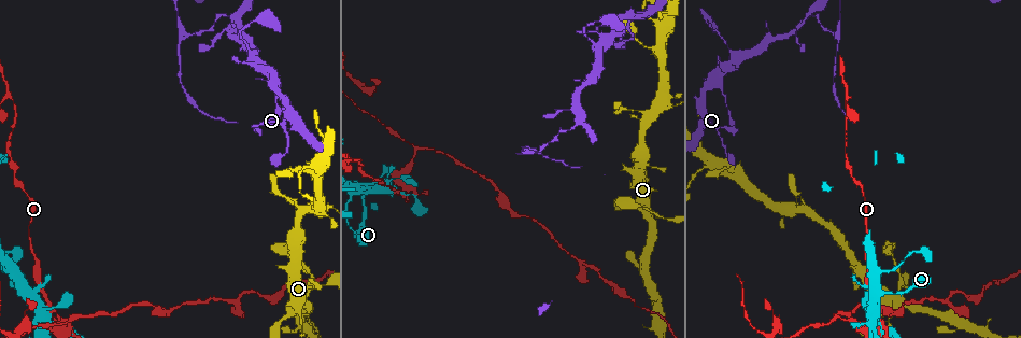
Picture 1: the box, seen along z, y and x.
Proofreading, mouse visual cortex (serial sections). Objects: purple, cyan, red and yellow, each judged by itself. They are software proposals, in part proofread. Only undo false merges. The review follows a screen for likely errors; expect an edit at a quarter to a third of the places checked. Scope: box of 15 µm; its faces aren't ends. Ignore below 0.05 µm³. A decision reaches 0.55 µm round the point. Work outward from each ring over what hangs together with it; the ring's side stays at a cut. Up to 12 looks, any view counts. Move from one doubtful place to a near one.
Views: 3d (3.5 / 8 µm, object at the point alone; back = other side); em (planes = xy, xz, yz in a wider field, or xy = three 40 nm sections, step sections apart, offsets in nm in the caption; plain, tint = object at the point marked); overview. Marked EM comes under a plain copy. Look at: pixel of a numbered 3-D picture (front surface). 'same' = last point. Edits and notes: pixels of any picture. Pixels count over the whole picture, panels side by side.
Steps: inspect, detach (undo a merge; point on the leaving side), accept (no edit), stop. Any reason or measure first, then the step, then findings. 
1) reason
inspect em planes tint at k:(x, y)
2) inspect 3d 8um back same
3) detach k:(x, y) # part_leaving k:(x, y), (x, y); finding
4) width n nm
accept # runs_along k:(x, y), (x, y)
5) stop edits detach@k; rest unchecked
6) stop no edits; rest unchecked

inspect em xy step 2 tint at 1:(398, 190)

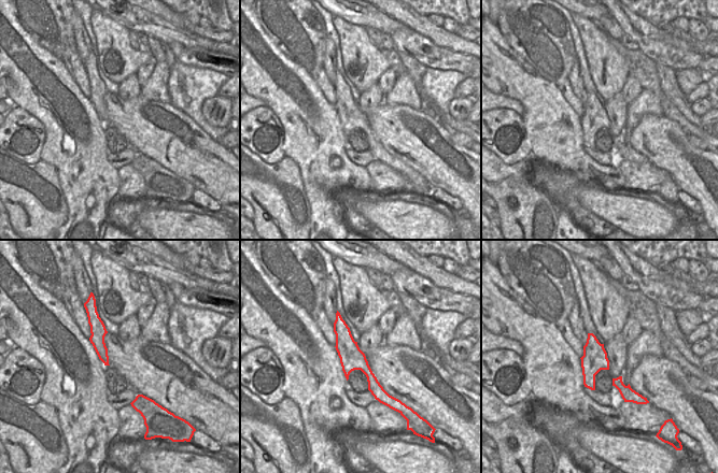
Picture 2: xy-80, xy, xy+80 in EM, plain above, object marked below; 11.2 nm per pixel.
wider look
inspect 3d 3.5um same

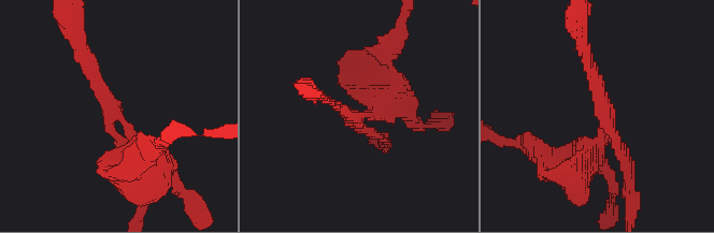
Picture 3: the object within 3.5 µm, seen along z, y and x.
detach 3:(159, 191) # part_leaving 3:(376, 108), (380, 61), (399, 31); a second cell is stuck on

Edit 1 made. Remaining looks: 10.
abrupt turn
inspect 3d 3.5um at 1:(14, 112)

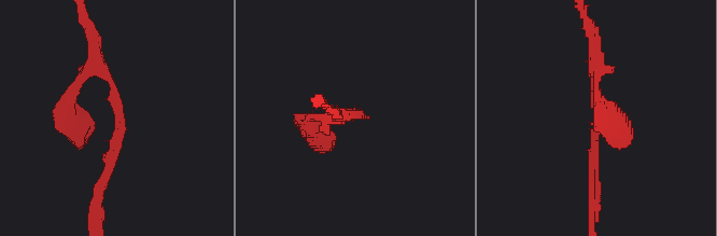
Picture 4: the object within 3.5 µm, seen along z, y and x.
arm_widths 150, 200 nm; shape alone is not enough
inspect em xy step 1 tint at 4:(358, 114)

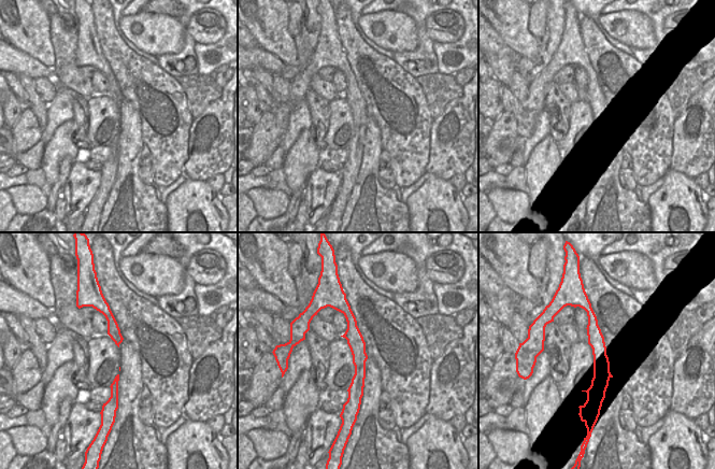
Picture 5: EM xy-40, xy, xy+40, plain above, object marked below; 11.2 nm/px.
accept # runs_along 5:(347, 308), (359, 354), (352, 399); continuous, no second cell

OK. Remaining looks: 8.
sharp bend
inspect 3d 3.5um at 1:(790, 32)

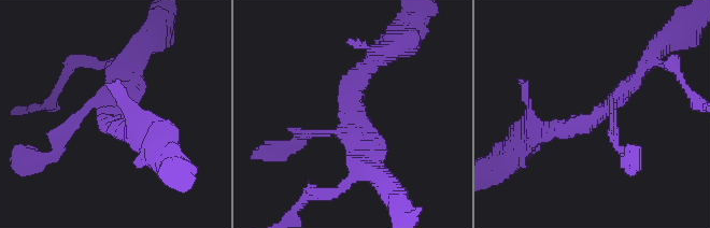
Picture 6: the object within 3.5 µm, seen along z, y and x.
arms 3; arm_widths 150, 200, 300 nm
inspect em xy step 1 tint at 6:(354, 116)

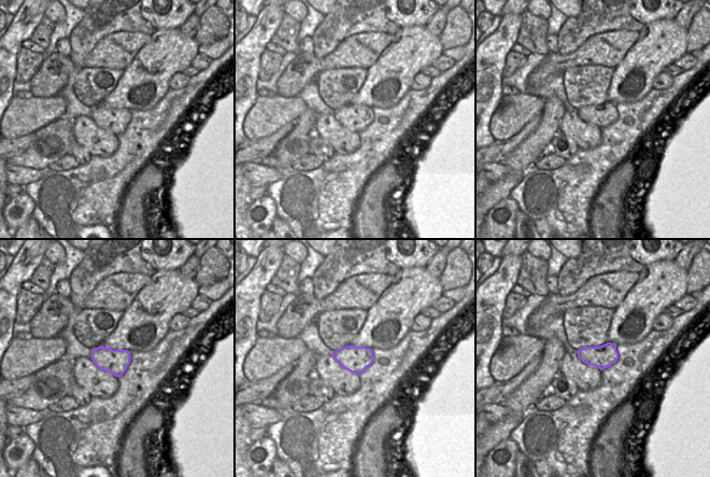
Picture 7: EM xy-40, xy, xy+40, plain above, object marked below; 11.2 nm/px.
accept # runs_along 6:(536, 132), (588, 123), (647, 63); all the same cell

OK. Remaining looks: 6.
a narrow waist
inspect 3d 3.5um at 1:(323, 137)

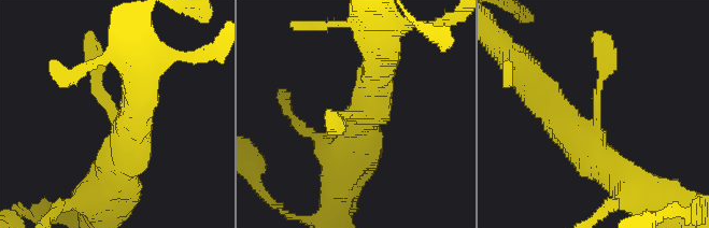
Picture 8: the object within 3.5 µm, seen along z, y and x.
accept # runs_along 8:(118, 171), (128, 128), (98, 91), (91, 52); continuous, no second cell

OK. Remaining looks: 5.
a fork
inspect 3d 3.5um at 1:(902, 284)

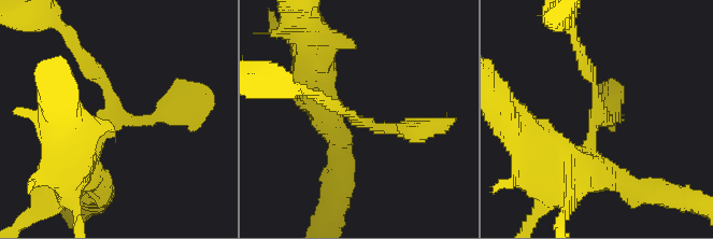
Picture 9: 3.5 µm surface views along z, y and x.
arms 3; arm_widths 150, 200, 400 nm
inspect em xy step 5 tint at 9:(109, 118)

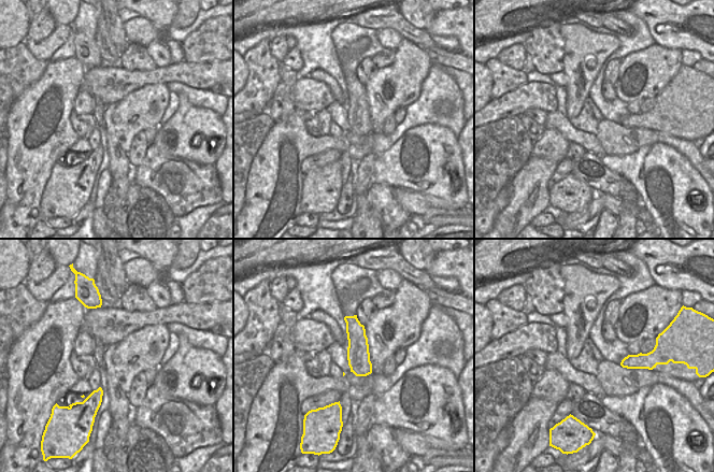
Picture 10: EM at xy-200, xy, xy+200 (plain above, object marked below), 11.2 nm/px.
another direction
inspect em planes tint same

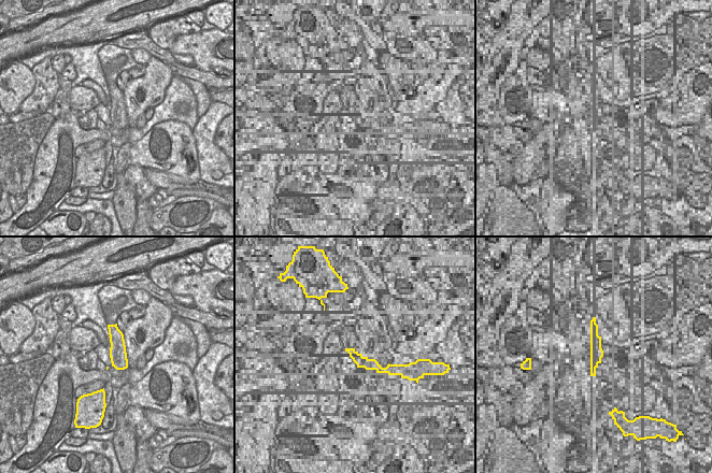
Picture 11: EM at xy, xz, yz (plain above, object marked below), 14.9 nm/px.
accept # runs_along 9:(74, 171), (108, 122), (108, 93), (84, 56); one cell here

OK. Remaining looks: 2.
stop edits detach@3; rest unchecked

